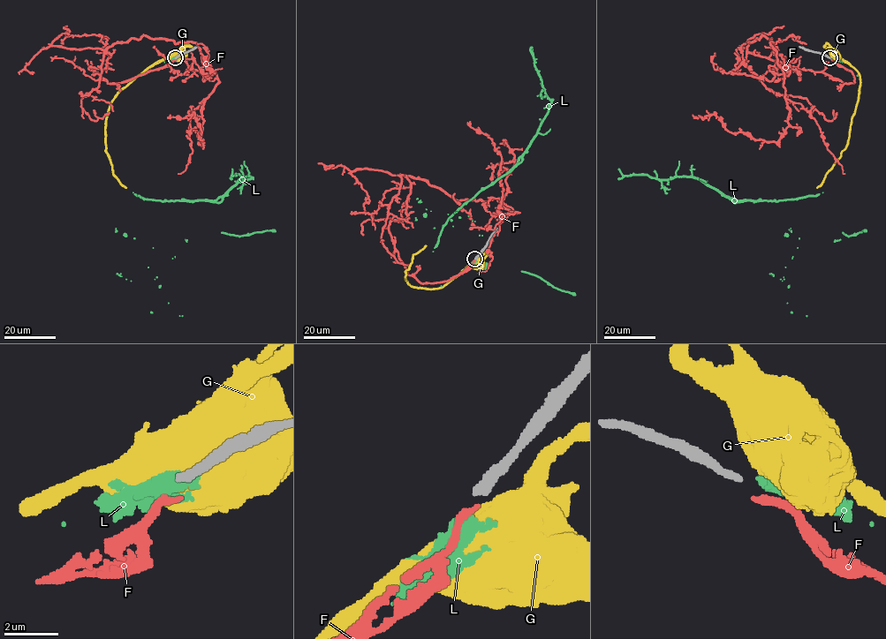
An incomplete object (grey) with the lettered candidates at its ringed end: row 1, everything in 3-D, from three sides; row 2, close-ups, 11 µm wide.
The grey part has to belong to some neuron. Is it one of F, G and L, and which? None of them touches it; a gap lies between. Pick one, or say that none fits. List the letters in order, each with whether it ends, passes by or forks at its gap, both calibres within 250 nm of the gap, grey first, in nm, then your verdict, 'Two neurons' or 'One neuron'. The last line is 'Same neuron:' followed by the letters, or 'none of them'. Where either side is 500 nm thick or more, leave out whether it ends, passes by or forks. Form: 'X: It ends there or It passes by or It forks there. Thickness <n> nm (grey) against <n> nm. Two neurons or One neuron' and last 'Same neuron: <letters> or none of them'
F: It ends there. Thickness 300 nm (grey) against 240 nm. Two neurons
G: Thickness 300 nm (grey) against 950 nm. Two neurons
L: It passes by. Thickness 300 nm (grey) against 400 nm. Two neurons
Same neuron: none of them

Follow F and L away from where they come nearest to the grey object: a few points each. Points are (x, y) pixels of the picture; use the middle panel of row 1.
F: (475, 259), (421, 283), (389, 230), (406, 217), (408, 176), (518, 213), (501, 218), (501, 155), (470, 121)
L: (474, 260), (469, 268), (433, 251), (442, 225), (515, 165), (548, 112), (551, 100), (538, 74), (532, 48)

